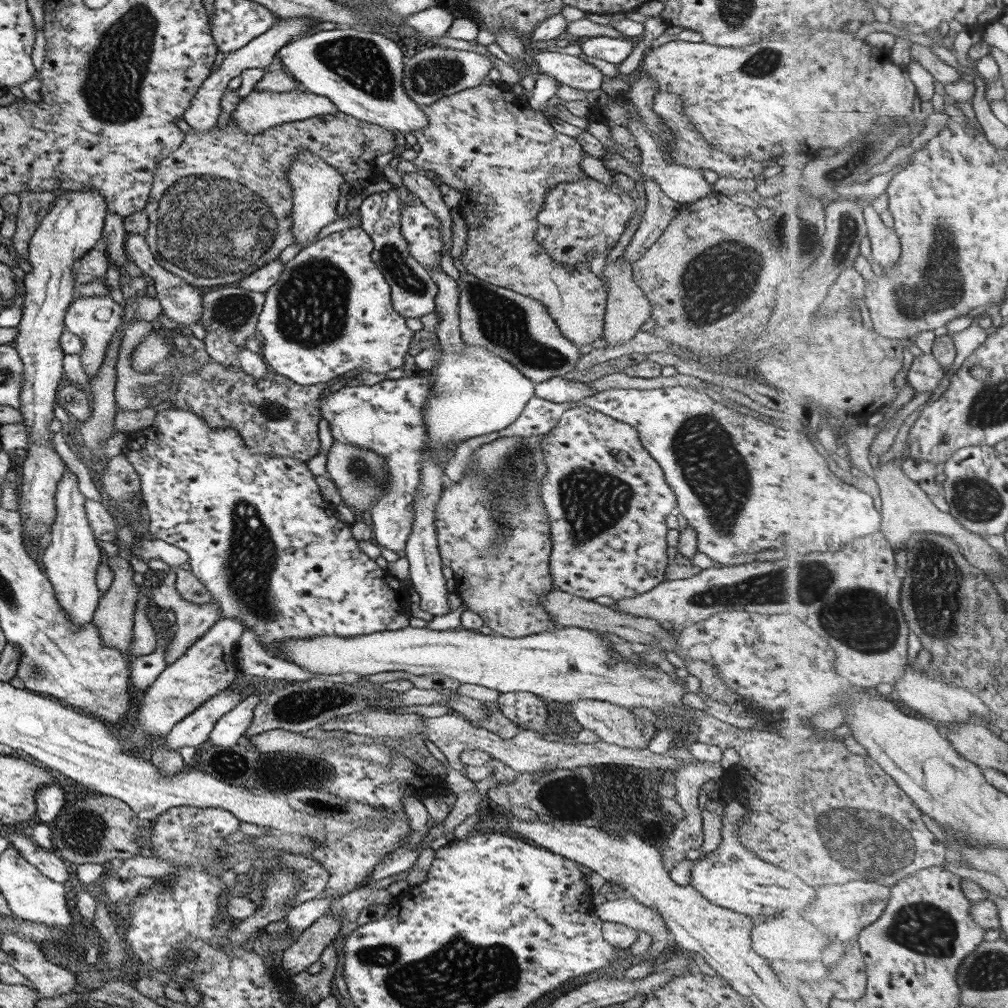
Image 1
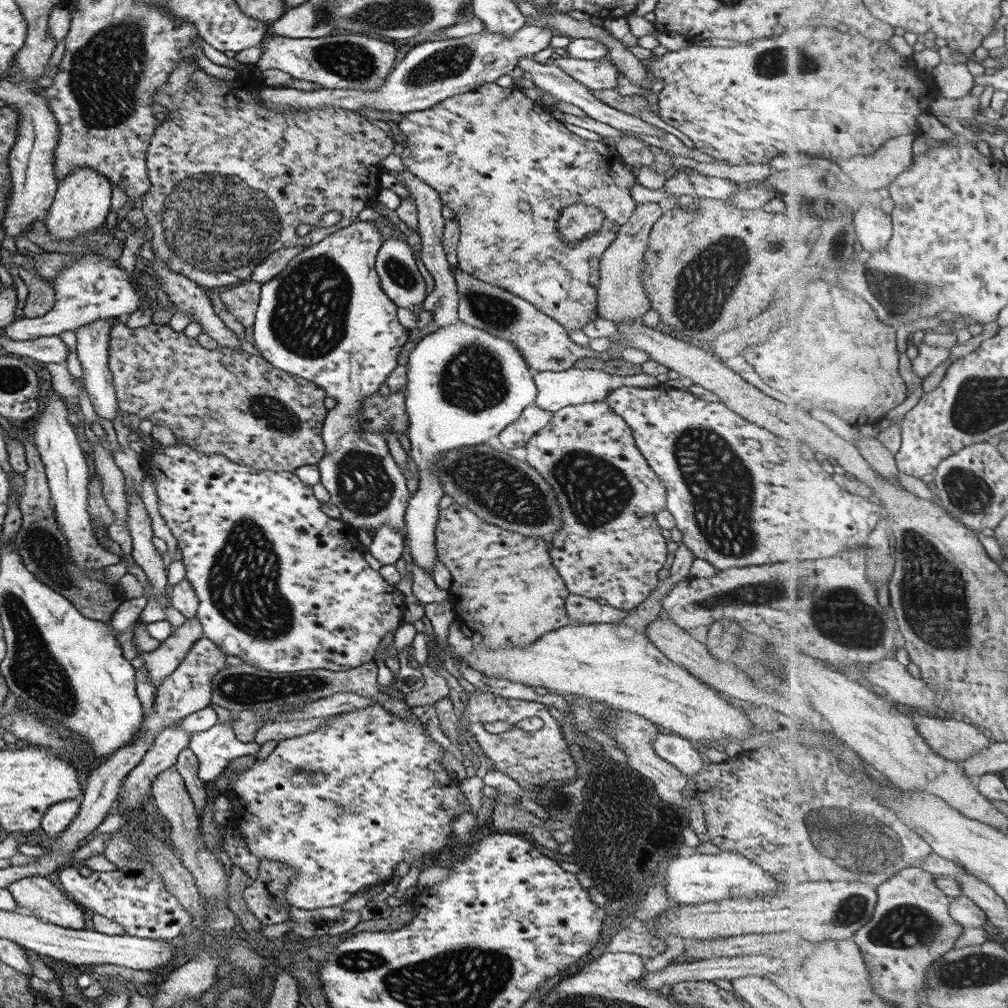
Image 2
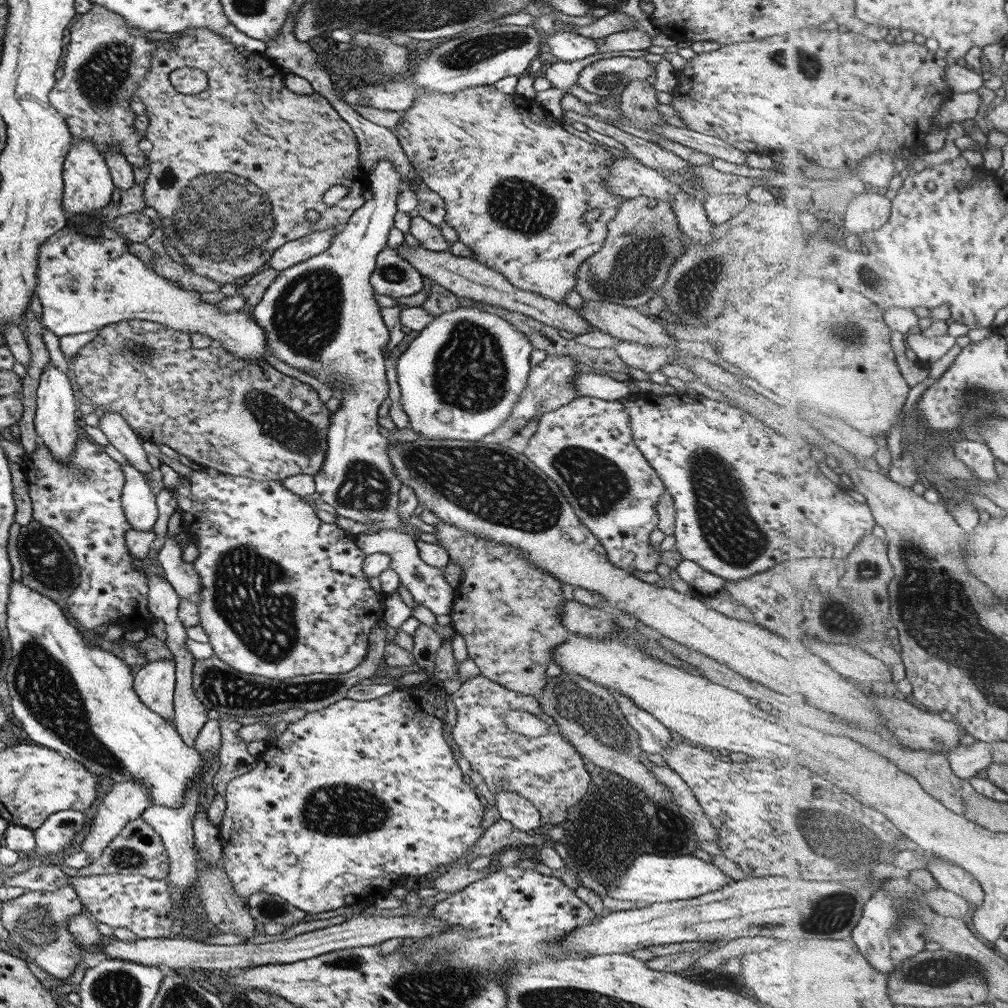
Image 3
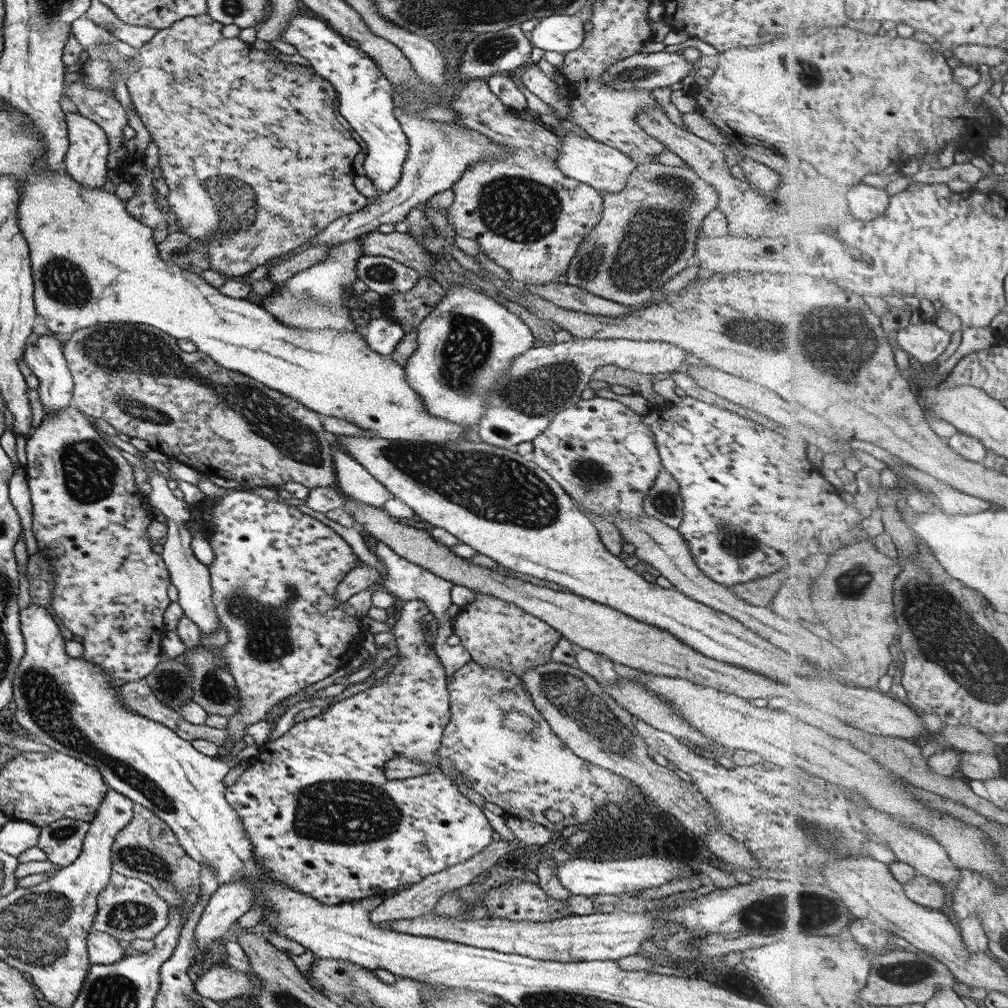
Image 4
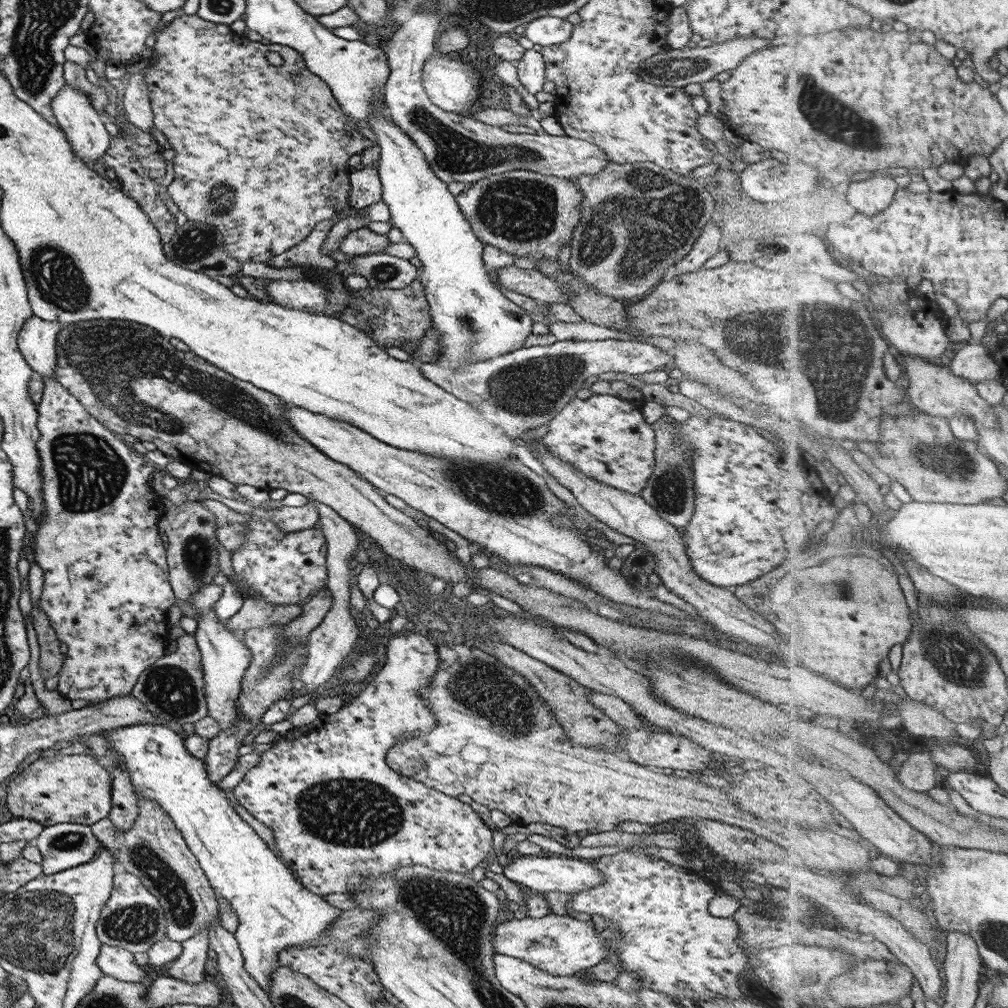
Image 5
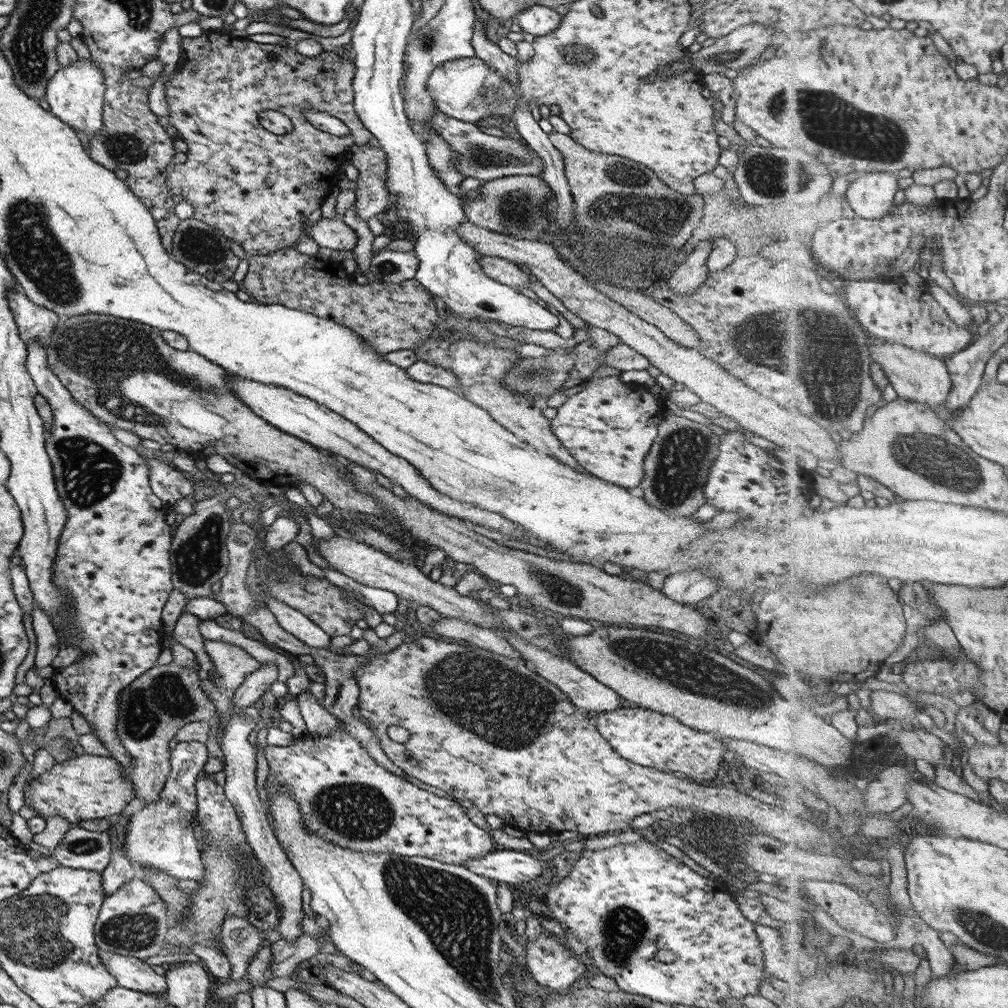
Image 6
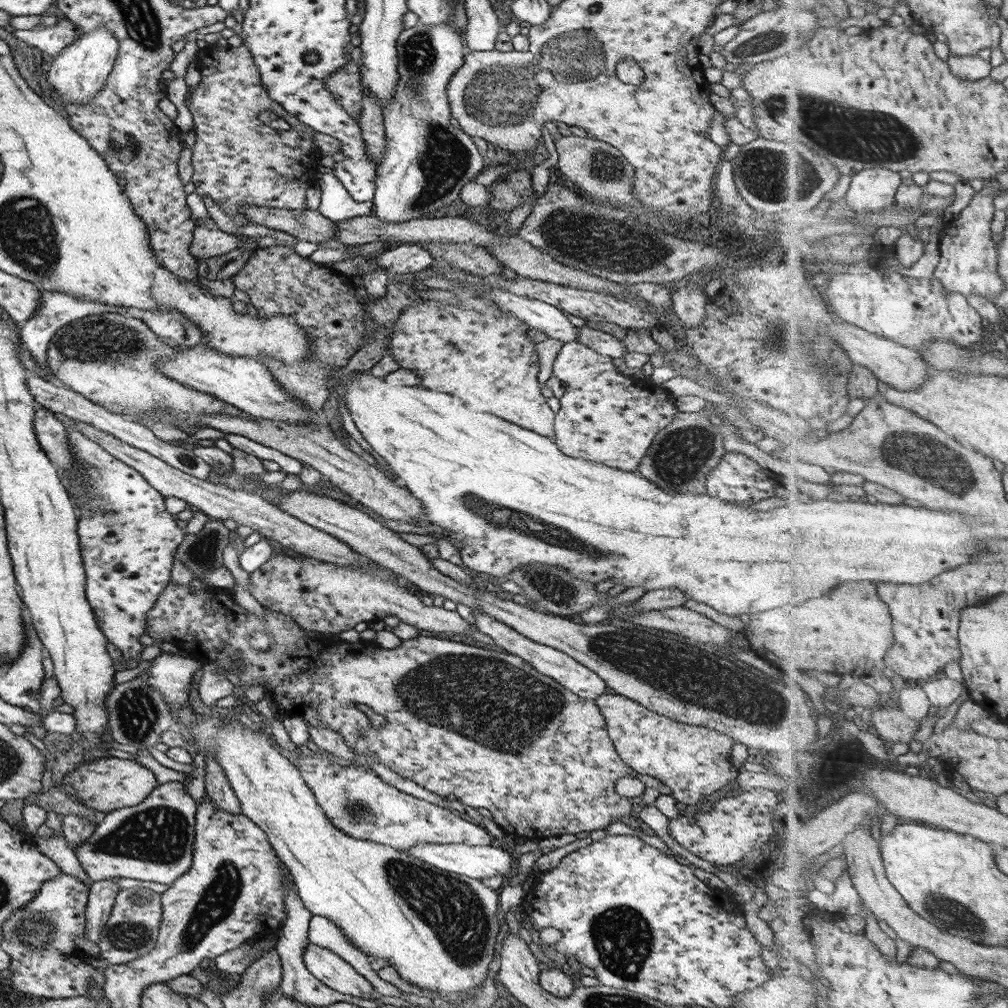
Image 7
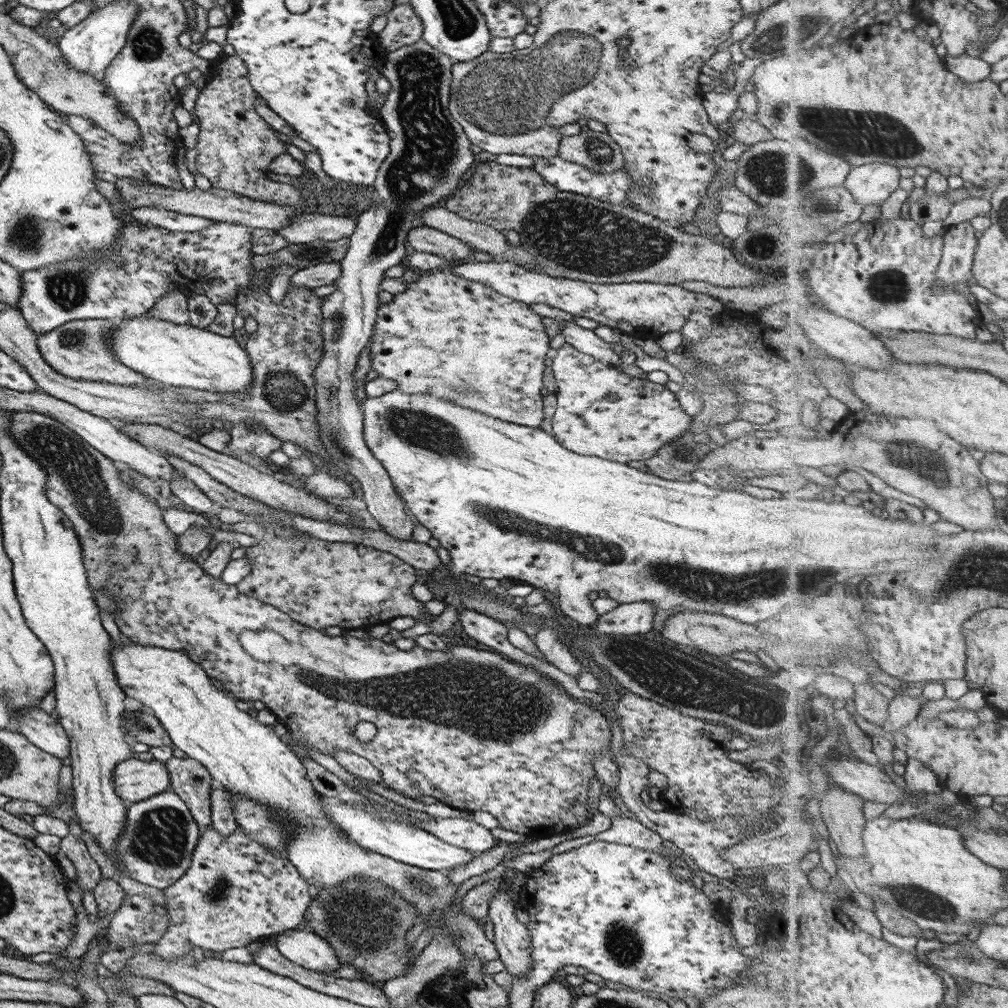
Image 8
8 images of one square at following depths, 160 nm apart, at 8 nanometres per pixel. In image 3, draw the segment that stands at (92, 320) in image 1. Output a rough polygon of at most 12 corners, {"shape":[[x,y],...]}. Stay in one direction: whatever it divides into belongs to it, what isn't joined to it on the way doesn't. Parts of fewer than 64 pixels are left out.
{"shape":[[103,411],[98,428],[147,479],[147,454],[123,417]]}

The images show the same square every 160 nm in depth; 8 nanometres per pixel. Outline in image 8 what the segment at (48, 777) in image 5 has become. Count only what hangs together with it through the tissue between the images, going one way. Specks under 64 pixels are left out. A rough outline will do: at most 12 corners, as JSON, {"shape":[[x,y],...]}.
{"shape":[[131,757],[112,785],[130,804],[169,790],[165,764]]}

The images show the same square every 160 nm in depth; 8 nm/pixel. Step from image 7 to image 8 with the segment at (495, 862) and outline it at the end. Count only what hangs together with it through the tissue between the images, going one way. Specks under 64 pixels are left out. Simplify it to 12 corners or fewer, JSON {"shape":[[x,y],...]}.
{"shape":[[316,795],[359,848],[434,871],[477,855],[408,824]]}

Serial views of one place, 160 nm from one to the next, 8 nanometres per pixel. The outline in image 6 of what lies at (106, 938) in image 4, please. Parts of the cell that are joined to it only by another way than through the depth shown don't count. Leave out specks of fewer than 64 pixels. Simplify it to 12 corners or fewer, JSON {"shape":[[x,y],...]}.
{"shape":[[105,951],[98,957],[117,985],[165,995],[165,978],[142,959]]}

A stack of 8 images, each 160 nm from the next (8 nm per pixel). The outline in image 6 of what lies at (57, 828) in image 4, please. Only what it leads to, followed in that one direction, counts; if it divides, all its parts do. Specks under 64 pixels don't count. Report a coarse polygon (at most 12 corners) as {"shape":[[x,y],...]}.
{"shape":[[72,824],[50,852],[60,868],[101,872],[109,828]]}

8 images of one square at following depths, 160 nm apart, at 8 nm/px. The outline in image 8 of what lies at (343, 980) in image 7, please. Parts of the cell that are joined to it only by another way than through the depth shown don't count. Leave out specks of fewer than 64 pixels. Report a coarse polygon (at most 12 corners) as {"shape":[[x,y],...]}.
{"shape":[[283,930],[275,948],[296,966],[336,971],[340,960],[309,930]]}

